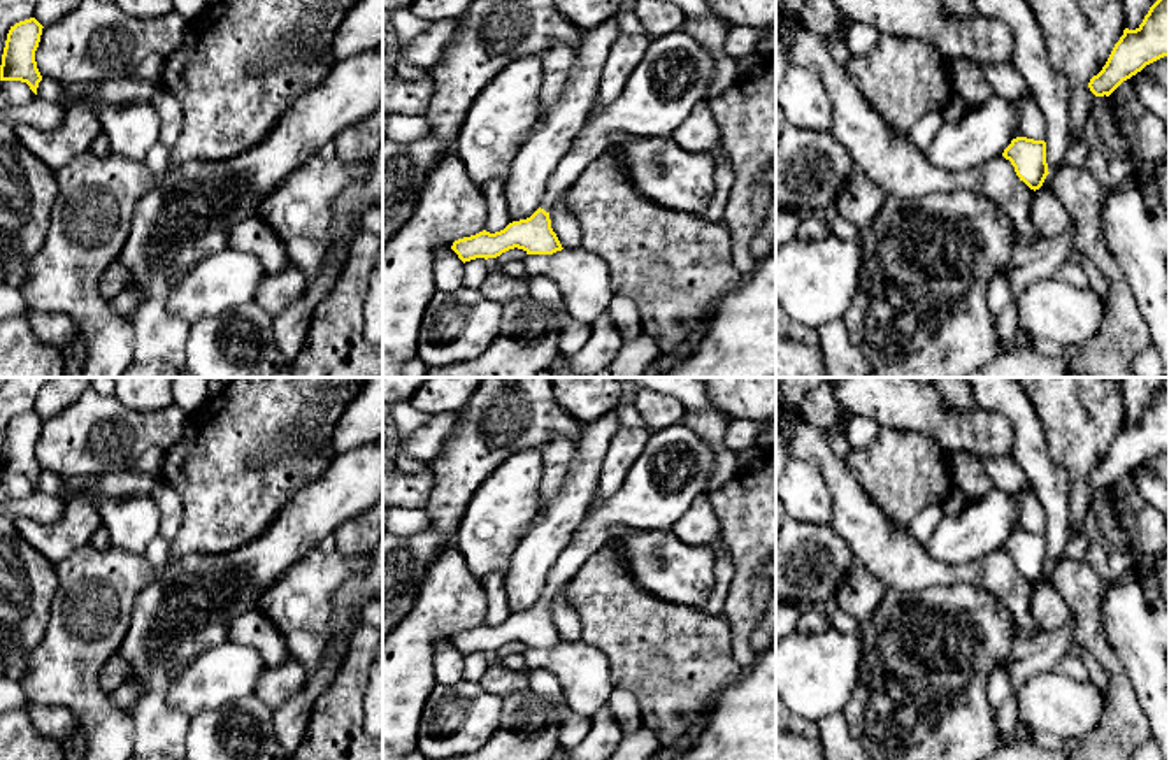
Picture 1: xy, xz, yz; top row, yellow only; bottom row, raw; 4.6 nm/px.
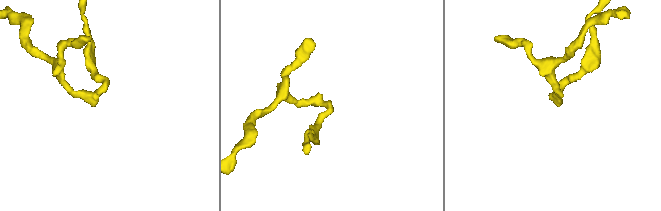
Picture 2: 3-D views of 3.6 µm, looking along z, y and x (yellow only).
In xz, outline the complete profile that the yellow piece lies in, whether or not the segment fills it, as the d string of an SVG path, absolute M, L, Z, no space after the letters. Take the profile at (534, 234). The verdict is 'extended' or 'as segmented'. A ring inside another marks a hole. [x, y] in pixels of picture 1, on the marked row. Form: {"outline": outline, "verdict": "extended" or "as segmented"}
{"outline": "M685 30L651 39L621 95L599 107L562 156L548 181L541 207L530 218L513 221L500 232L483 230L458 239L451 249L463 263L476 258L497 258L514 247L527 255L562 251L551 228L551 207L600 154L606 144L602 135L614 130L646 139L671 137L692 109L709 98L713 77L713 53Z", "verdict": "extended"}

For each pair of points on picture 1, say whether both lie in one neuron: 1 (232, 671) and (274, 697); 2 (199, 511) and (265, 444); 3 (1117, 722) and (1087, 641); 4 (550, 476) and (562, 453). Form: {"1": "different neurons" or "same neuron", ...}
{"1": "different neurons", "2": "same neuron", "3": "same neuron", "4": "same neuron"}

